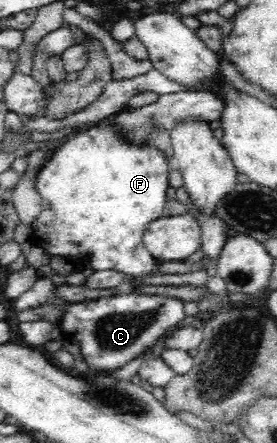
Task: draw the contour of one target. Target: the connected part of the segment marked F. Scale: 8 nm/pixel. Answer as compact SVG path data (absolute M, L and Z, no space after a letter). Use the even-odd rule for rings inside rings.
M102 121L101 123L92 123L88 126L84 126L78 131L73 132L67 136L62 142L55 147L51 152L43 167L39 170L36 177L35 186L37 187L37 192L41 196L41 211L39 215L35 218L33 223L30 223L32 234L28 239L28 242L36 245L37 247L42 247L50 256L61 255L65 259L78 264L79 266L92 267L94 271L105 271L105 270L115 270L118 273L125 275L135 275L135 277L147 275L147 274L157 274L157 259L151 255L151 252L145 247L143 241L144 231L147 226L159 219L164 215L163 210L166 206L167 201L167 189L169 189L169 167L173 162L169 161L167 155L159 147L155 147L150 143L145 141L145 143L139 143L137 145L131 145L127 143L118 131L110 125L107 121Z

